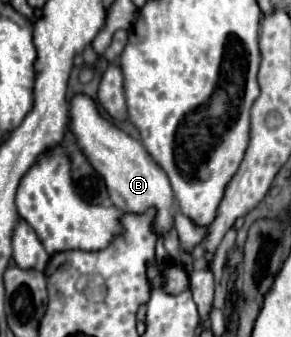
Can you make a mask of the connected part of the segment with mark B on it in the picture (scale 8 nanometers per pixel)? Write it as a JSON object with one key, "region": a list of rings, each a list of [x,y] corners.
{"region":[[[76,95],[72,99],[70,127],[88,161],[106,181],[112,203],[122,213],[146,213],[148,209],[154,207],[156,217],[152,221],[152,231],[158,237],[166,237],[174,229],[174,217],[172,217],[174,193],[170,191],[170,181],[166,179],[162,167],[158,167],[158,163],[154,163],[154,159],[146,155],[146,147],[142,147],[138,139],[132,139],[114,123],[110,123],[110,119],[100,115],[96,103],[86,95]]]}

